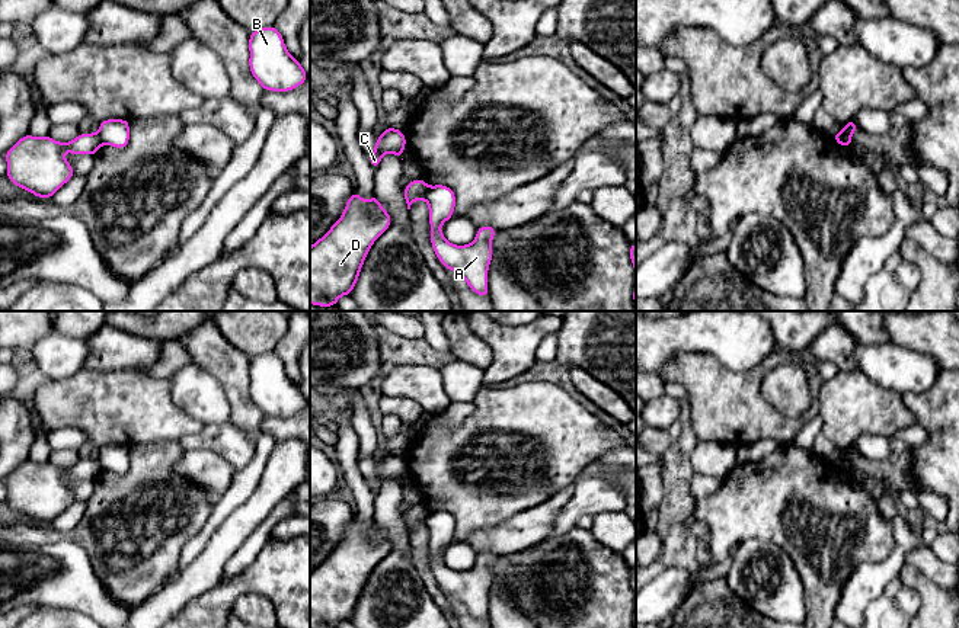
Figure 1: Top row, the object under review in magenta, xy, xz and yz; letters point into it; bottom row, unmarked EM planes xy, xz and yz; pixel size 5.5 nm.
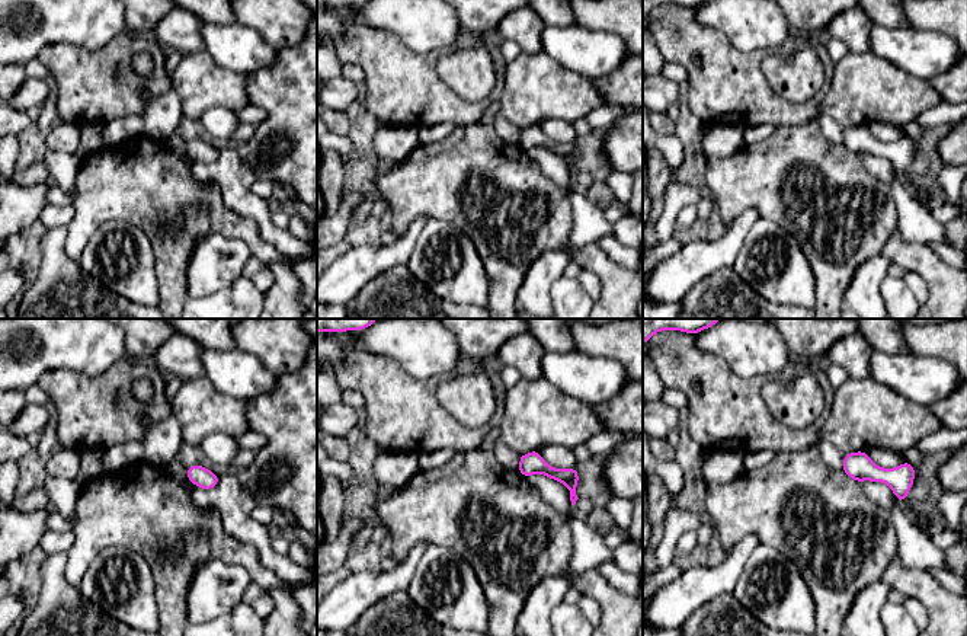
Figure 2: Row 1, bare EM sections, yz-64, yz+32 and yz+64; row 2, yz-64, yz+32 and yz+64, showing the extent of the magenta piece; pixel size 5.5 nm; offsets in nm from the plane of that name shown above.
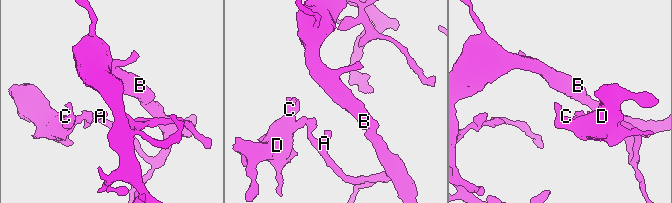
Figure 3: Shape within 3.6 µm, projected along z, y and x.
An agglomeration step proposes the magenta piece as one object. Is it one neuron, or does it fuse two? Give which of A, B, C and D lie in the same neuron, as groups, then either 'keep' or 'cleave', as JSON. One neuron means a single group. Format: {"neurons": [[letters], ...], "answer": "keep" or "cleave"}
{"neurons": [["A", "B"], ["C", "D"]], "answer": "cleave"}

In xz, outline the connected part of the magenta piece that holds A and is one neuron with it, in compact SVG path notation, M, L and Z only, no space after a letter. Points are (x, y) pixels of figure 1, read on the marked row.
M445 185L429 186L425 198L429 209L431 244L445 269L460 275L469 288L489 298L488 269L492 262L490 241L498 233L490 225L477 227L476 238L466 246L455 246L445 240L439 227L454 215L455 193Z

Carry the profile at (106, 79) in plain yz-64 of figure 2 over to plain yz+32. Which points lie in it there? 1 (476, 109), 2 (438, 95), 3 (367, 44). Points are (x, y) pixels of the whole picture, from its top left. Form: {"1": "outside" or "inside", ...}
{"1": "inside", "2": "inside", "3": "inside"}

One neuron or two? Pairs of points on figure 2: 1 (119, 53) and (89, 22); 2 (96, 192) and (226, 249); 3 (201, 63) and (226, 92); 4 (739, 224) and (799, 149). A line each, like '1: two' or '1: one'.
1: two
2: two
3: one
4: two

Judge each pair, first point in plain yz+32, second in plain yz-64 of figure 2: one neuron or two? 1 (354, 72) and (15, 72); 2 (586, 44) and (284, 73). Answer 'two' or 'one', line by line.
1: two
2: two

